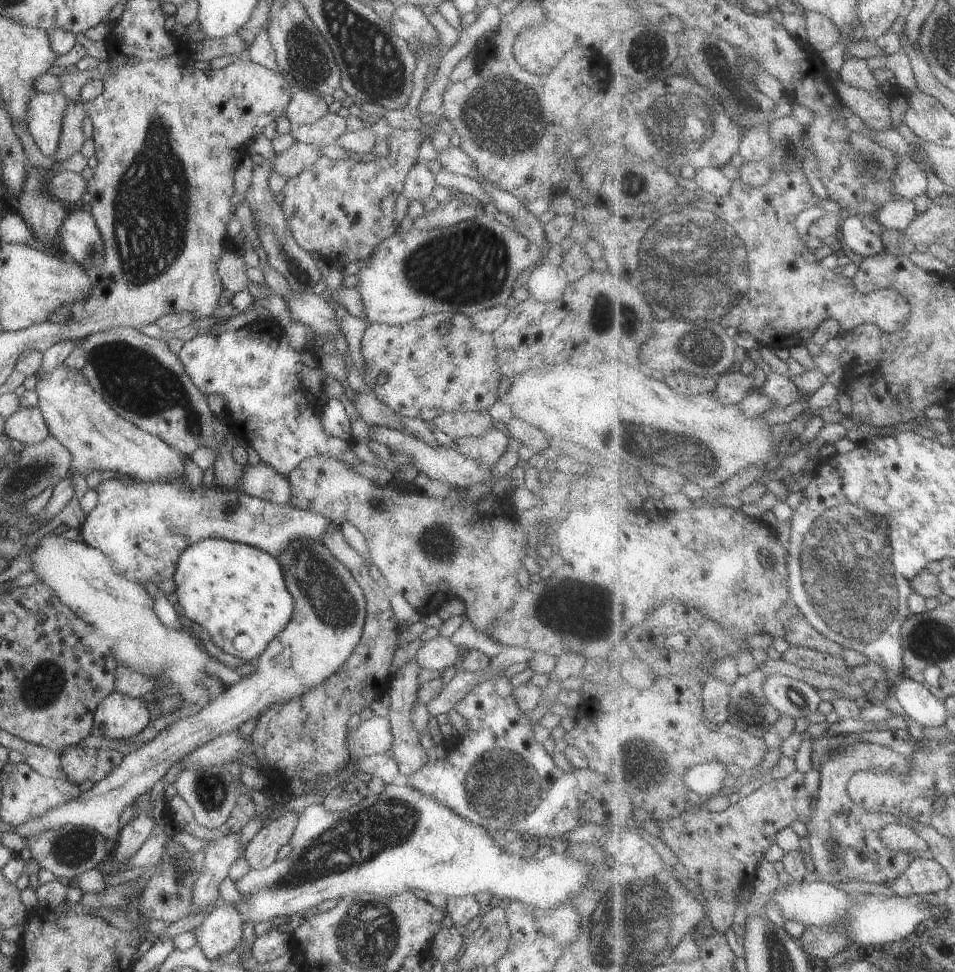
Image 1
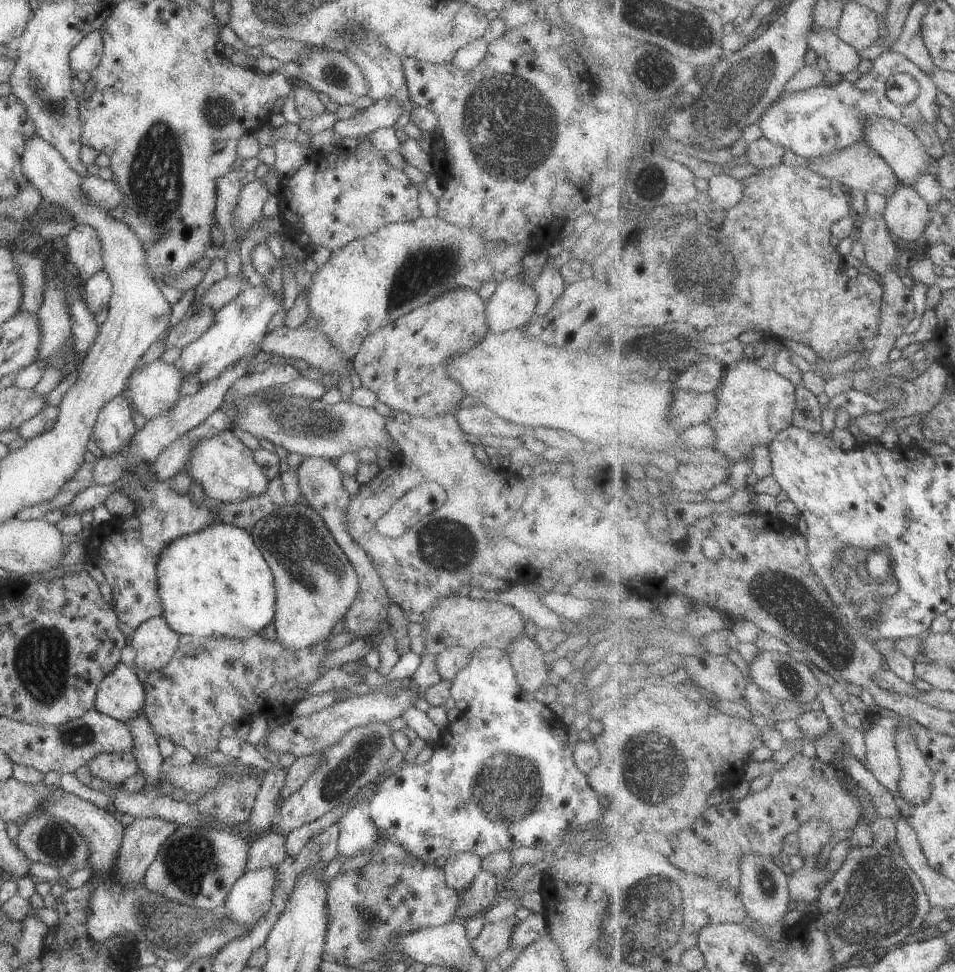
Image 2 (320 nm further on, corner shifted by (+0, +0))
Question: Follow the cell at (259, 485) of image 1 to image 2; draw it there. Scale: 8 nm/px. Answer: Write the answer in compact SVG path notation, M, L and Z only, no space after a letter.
M232 429L200 439L192 448L183 473L187 473L202 486L206 498L221 503L243 501L261 495L268 486L269 478L255 461L253 450L244 445Z

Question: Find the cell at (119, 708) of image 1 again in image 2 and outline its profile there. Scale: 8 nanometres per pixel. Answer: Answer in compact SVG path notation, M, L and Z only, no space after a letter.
M120 661L99 682L95 709L126 723L144 713L145 696L144 685L134 668Z

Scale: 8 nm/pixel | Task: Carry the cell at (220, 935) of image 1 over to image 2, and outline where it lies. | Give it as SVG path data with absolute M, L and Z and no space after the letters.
M276 866L246 871L228 893L224 915L237 923L252 925L272 906Z

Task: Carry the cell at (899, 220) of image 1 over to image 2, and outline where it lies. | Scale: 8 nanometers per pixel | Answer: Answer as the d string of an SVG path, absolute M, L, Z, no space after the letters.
M903 184L886 206L886 225L900 238L914 242L925 236L932 220L931 204L914 185Z

